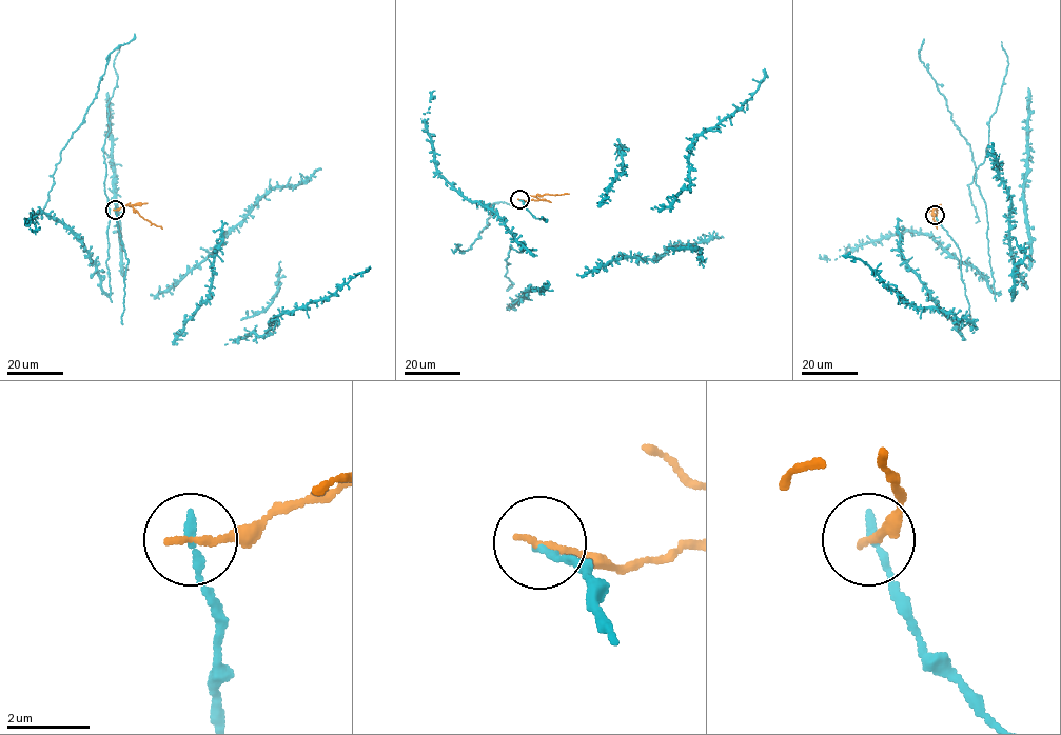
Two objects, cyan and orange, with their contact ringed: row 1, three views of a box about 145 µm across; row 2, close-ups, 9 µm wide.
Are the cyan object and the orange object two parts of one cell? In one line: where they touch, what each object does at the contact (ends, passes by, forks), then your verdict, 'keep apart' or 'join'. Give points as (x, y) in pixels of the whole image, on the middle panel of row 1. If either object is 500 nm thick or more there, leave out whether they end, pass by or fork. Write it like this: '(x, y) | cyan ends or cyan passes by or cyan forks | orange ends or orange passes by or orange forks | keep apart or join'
(519, 199) | cyan ends | orange ends | keep apart

